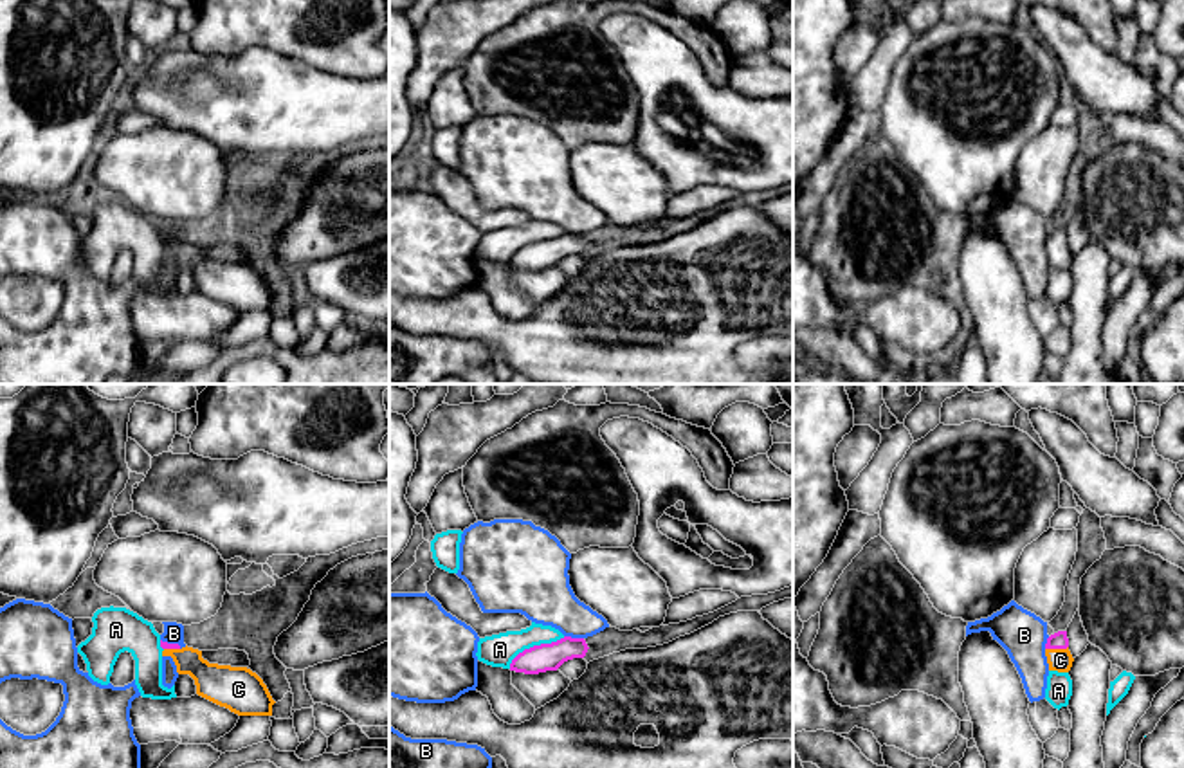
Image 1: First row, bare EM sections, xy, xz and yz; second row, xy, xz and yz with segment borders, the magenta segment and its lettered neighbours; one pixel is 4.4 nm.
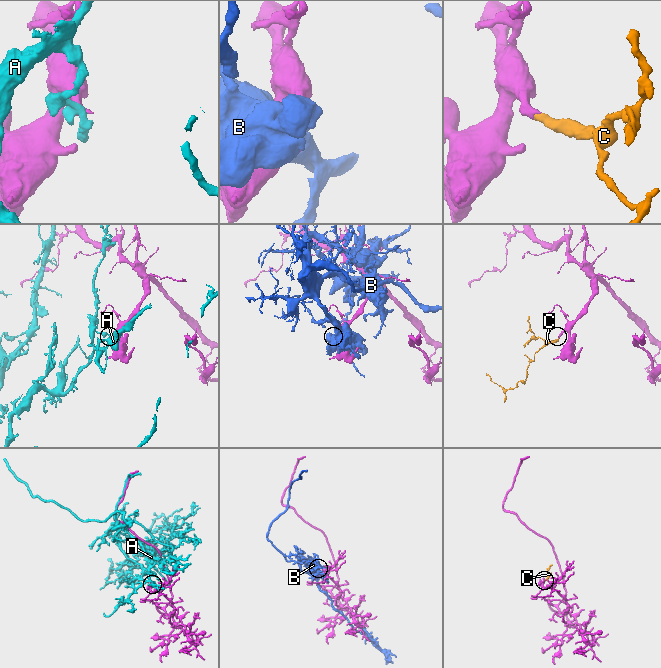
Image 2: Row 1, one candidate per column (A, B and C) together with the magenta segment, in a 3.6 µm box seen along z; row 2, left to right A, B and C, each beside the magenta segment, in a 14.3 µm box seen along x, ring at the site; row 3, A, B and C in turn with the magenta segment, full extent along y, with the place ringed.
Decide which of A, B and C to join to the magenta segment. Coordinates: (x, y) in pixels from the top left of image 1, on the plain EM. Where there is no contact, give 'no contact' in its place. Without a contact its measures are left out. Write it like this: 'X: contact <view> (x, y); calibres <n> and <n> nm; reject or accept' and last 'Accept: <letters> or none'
A: contact xz (534, 242); calibres 130 and 140 nm; reject
B: contact xz (573, 235); calibres 130 and 260 nm; reject
C: contact yz (1056, 244); calibres 80 and 100 nm; accept
Accept: C

